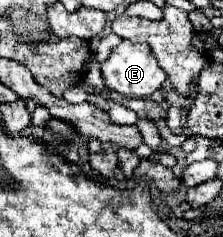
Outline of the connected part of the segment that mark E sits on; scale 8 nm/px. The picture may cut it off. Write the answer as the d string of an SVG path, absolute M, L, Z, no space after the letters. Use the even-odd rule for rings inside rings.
M127 40L111 52L101 72L111 90L131 98L151 96L165 82L165 72L157 64L157 58L153 58L151 46L131 44Z

